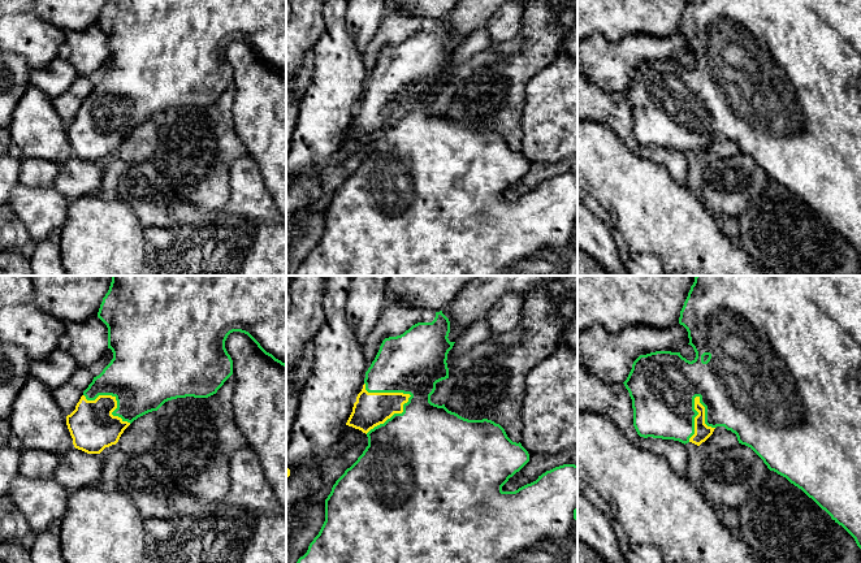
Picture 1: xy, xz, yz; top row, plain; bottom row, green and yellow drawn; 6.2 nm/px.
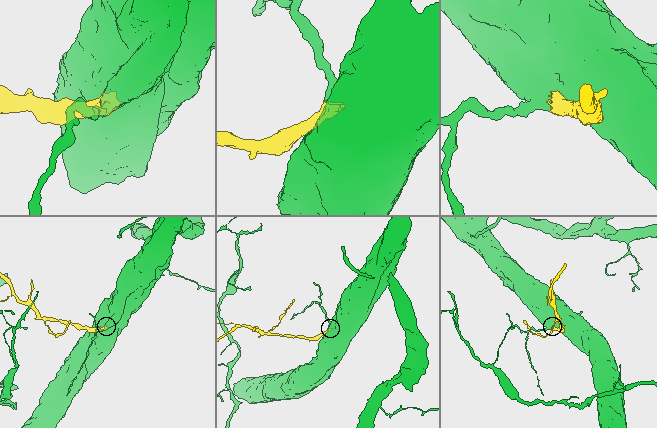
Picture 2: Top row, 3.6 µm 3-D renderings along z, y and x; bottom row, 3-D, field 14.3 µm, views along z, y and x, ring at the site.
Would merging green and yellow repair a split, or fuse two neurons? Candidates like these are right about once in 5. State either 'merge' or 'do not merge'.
merge

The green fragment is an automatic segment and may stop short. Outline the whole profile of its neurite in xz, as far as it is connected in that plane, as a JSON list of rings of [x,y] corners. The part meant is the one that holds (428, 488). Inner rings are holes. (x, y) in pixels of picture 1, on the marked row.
[[[440,311],[436,312],[432,322],[417,322],[403,334],[382,341],[375,360],[365,372],[363,389],[346,423],[367,434],[368,446],[333,485],[325,499],[325,521],[307,553],[297,563],[577,563],[577,465],[555,467],[515,491],[503,491],[502,486],[509,478],[529,462],[528,451],[520,442],[512,442],[499,424],[488,419],[468,420],[449,411],[445,404],[438,406],[430,402],[436,384],[449,378],[446,360],[455,343],[449,341],[449,333],[450,321]]]

